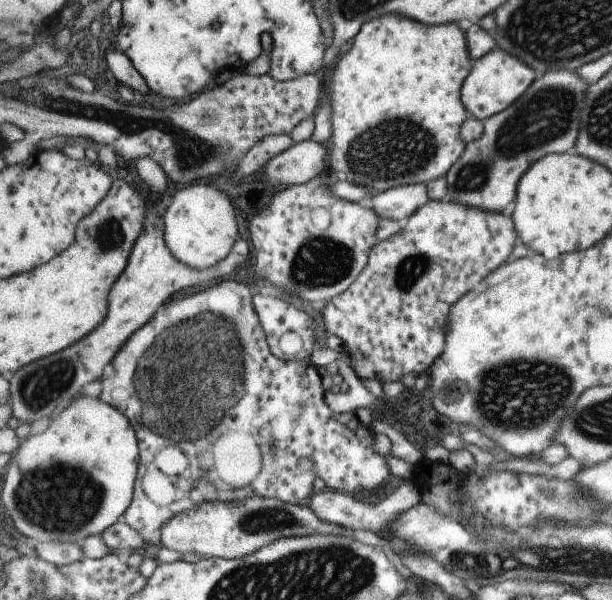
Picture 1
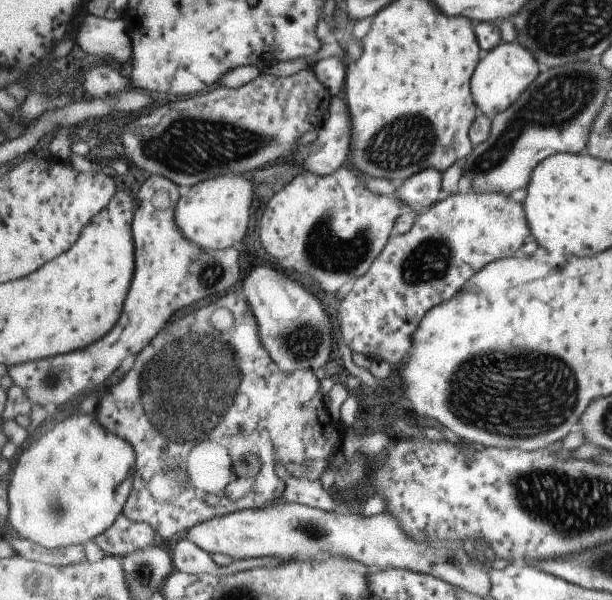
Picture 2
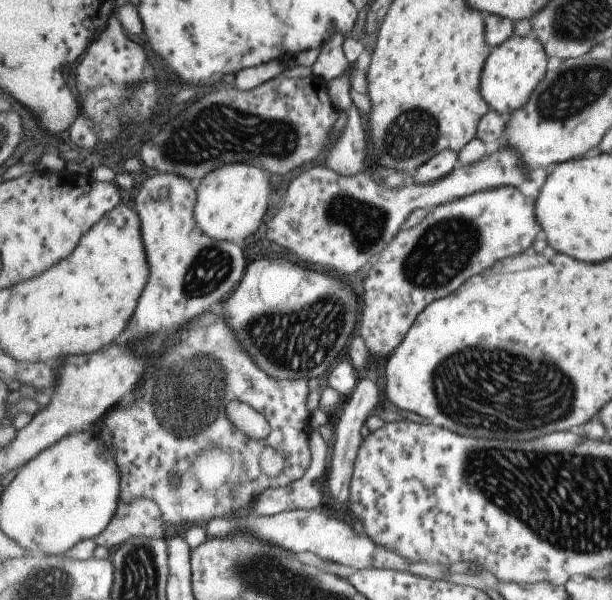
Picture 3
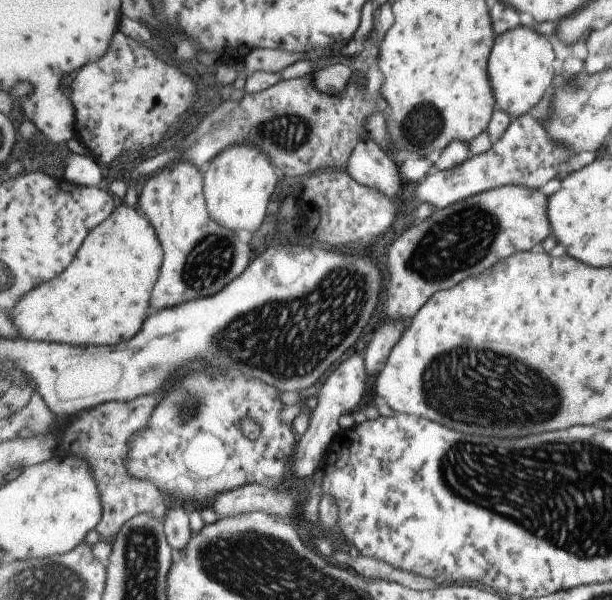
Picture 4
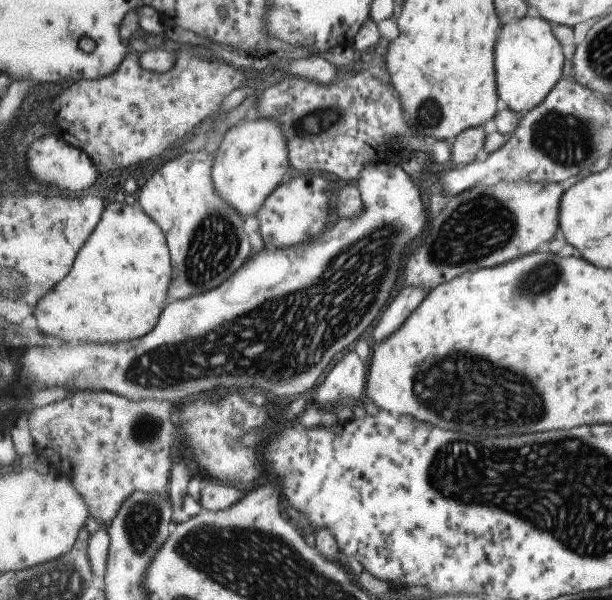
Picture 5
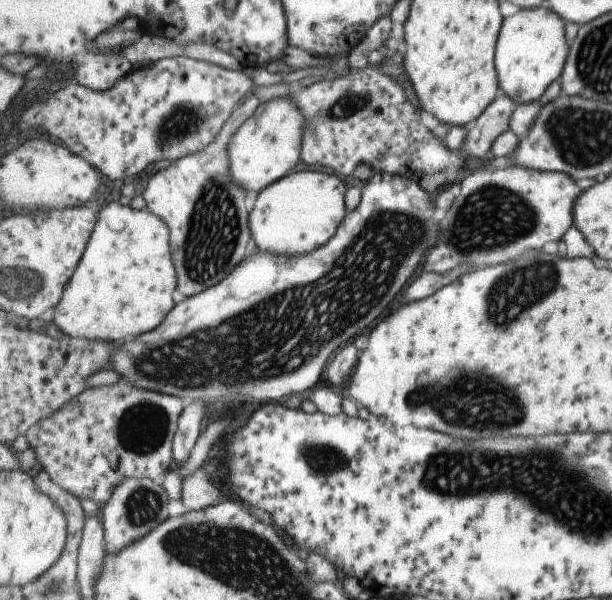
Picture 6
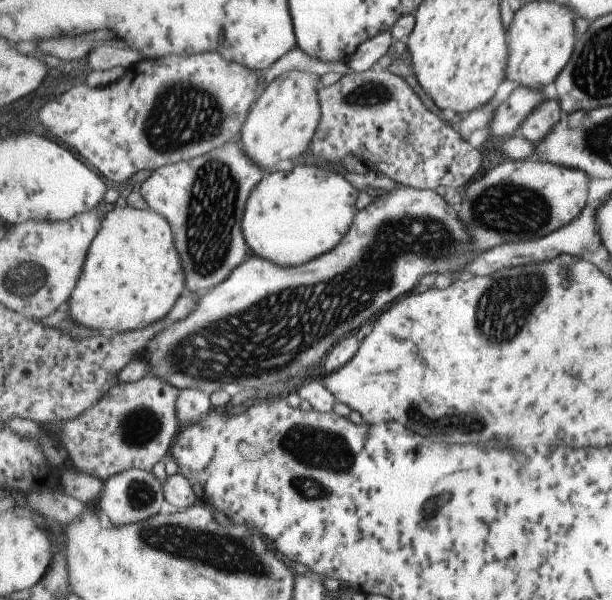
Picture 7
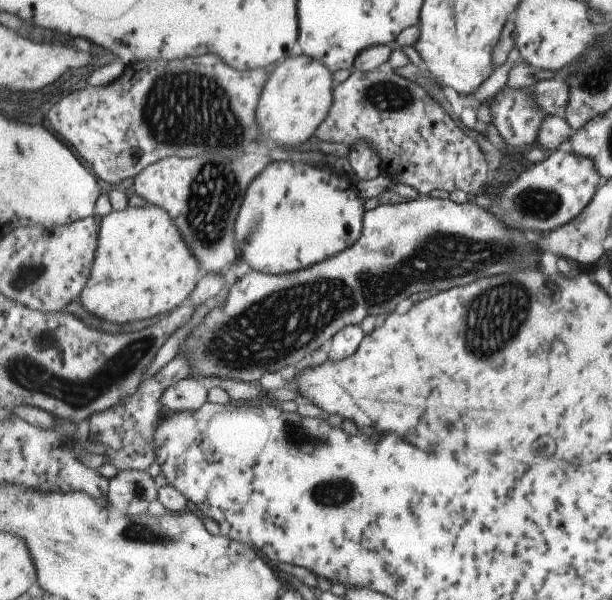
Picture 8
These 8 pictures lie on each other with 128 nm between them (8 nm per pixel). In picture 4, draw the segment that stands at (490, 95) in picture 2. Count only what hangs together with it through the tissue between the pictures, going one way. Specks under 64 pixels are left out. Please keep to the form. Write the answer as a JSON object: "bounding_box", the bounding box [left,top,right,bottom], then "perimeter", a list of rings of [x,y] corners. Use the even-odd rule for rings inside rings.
{"bounding_box":[489,25,556,118],"perimeter":[[[520,25],[519,28],[511,32],[496,36],[496,44],[492,50],[492,56],[489,59],[489,78],[492,79],[493,94],[496,95],[497,104],[512,118],[523,117],[529,112],[534,112],[534,108],[540,105],[544,100],[545,94],[553,86],[556,80],[555,68],[555,50],[549,42],[546,35],[539,34],[533,28],[534,26]]]}

